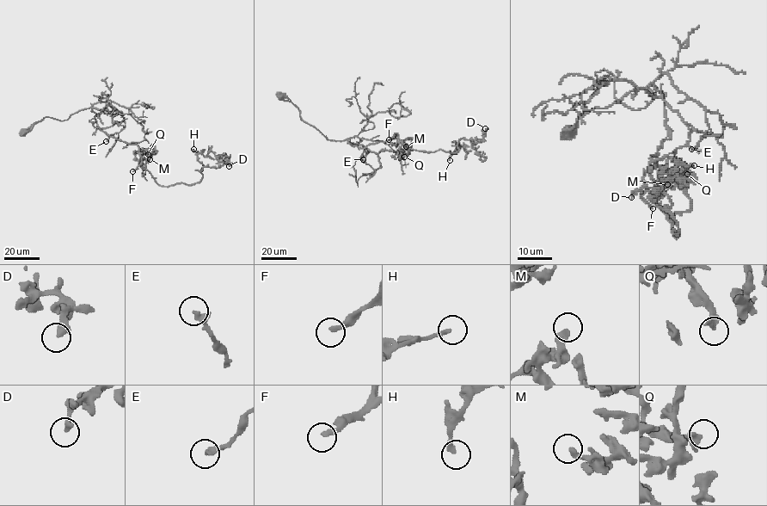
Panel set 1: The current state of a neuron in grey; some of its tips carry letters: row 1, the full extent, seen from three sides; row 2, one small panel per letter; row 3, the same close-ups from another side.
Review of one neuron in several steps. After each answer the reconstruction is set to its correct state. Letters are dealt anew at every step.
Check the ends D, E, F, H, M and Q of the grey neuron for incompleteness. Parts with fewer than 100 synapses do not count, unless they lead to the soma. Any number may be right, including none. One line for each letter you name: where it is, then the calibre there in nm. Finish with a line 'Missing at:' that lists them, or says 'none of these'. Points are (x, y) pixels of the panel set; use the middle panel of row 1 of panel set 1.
F: (389, 139) | 220 nm
Missing at: F

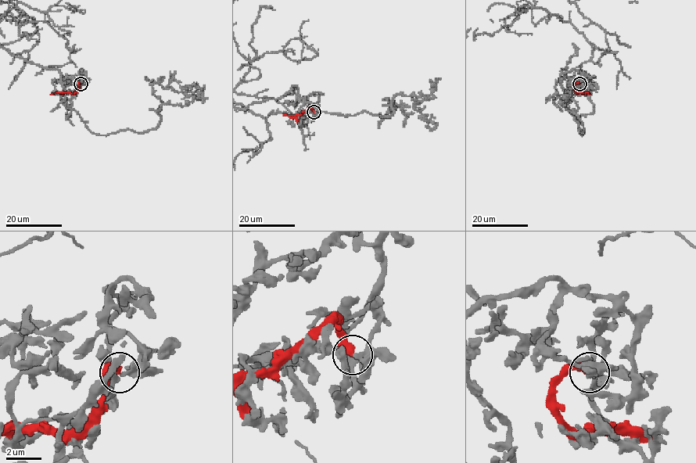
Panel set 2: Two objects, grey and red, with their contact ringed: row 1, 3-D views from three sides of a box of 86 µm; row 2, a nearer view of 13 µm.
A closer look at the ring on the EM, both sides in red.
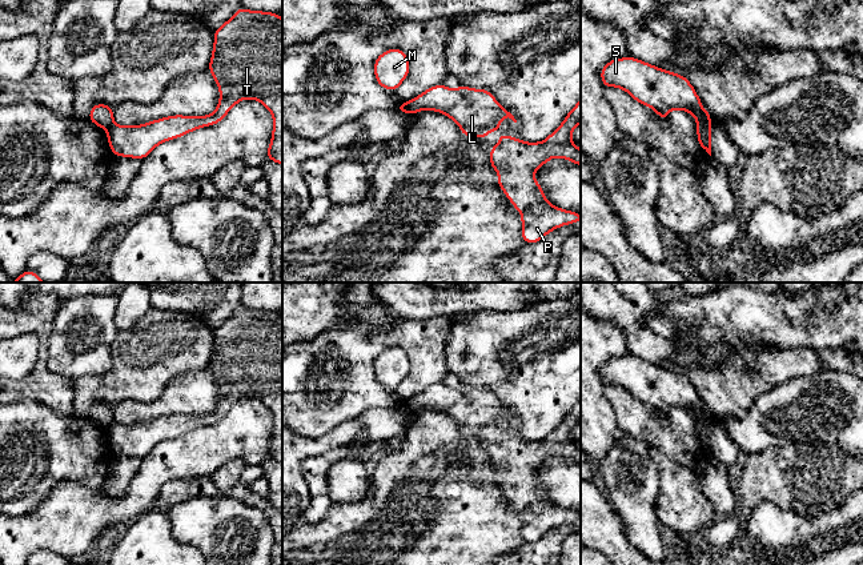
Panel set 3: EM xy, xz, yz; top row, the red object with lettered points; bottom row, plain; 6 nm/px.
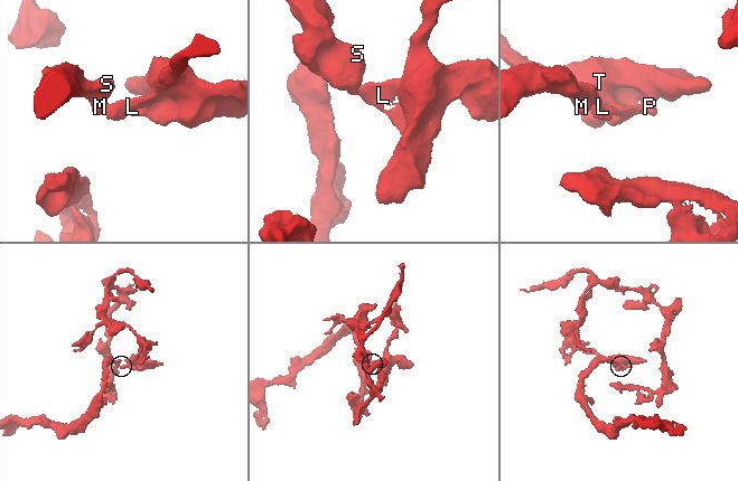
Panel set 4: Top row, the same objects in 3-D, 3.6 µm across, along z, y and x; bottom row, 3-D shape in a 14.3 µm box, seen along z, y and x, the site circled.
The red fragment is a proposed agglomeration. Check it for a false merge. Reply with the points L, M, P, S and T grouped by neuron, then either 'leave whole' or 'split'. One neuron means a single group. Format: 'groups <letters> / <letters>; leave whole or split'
groups L P T / M S; split

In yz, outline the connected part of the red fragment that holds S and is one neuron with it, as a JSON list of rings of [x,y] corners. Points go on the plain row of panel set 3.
[[[631,354],[609,360],[601,369],[607,385],[617,385],[630,392],[641,402],[653,406],[662,418],[671,408],[691,412],[698,421],[711,424],[707,408],[702,408],[694,385],[682,373],[650,364]]]

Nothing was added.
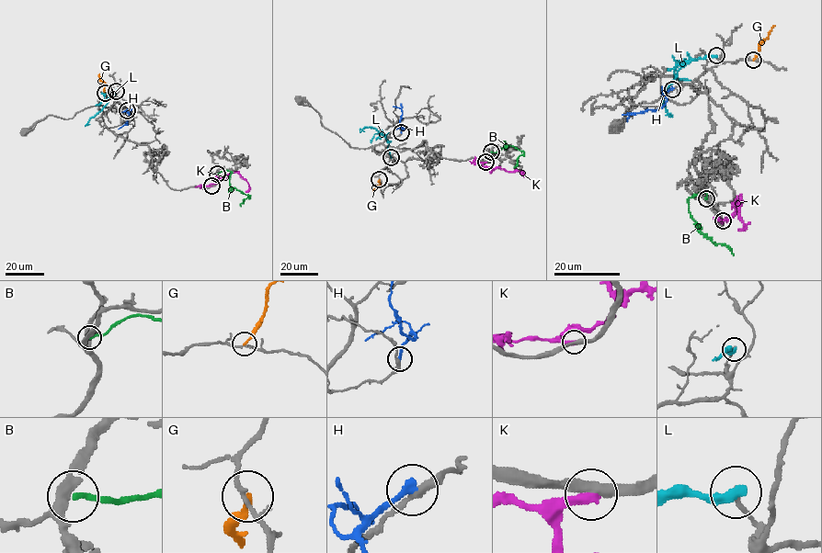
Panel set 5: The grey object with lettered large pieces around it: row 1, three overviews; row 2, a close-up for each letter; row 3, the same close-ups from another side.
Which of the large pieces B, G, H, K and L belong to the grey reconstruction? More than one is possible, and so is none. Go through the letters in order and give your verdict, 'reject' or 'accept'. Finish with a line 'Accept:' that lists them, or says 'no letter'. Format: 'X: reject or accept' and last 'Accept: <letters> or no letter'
B: reject
G: reject
H: reject
K: reject
L: reject
Accept: no letter

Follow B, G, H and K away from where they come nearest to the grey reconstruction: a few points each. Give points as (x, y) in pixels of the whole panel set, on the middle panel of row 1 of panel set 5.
B: (491, 152), (498, 152), (506, 144), (504, 141), (506, 146), (521, 151), (523, 153), (518, 159), (515, 167)
G: (379, 178), (380, 184), (374, 191)
H: (401, 132), (402, 110), (393, 107)
K: (485, 162), (484, 166), (522, 174), (523, 171)

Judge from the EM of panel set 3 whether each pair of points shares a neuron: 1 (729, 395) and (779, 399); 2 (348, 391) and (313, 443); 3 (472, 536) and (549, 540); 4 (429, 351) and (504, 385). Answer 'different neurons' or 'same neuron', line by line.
1: different neurons
2: different neurons
3: different neurons
4: different neurons

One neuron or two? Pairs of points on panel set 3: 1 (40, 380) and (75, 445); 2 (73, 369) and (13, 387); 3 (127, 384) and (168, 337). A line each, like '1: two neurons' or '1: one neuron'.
1: two neurons
2: two neurons
3: one neuron

